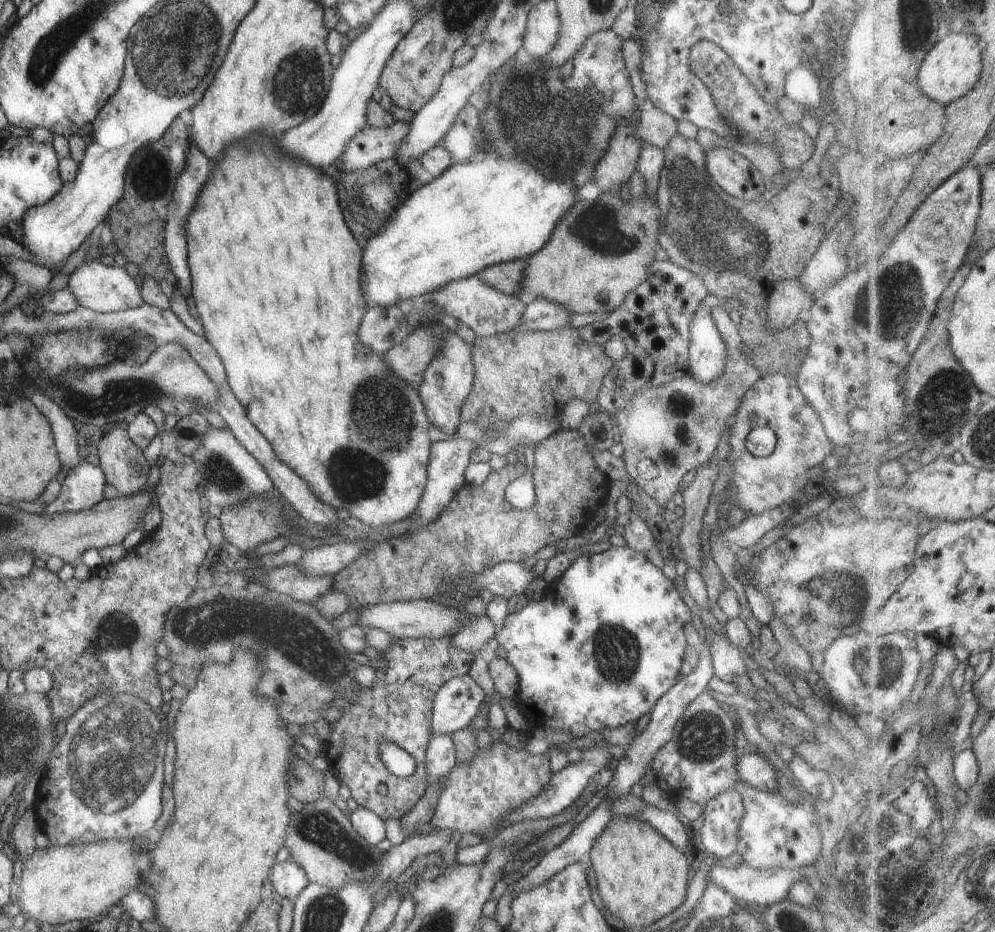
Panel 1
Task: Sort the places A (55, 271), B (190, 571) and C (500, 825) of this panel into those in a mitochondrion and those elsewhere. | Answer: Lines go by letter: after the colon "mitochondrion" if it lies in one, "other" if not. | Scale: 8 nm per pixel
A: other
B: other
C: other

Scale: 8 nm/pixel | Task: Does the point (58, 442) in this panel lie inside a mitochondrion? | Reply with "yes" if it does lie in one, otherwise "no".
no

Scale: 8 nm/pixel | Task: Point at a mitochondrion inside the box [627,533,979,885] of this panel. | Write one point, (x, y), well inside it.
(835, 596)

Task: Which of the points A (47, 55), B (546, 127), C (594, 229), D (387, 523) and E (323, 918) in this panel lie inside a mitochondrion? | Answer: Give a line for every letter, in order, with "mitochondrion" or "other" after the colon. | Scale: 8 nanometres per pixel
A: mitochondrion
B: mitochondrion
C: mitochondrion
D: other
E: mitochondrion

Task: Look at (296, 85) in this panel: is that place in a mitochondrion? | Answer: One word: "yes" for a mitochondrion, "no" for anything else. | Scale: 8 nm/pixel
yes

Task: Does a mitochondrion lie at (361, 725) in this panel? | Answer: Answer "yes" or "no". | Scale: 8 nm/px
yes

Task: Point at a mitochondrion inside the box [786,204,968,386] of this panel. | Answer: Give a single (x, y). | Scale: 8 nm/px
(897, 305)

